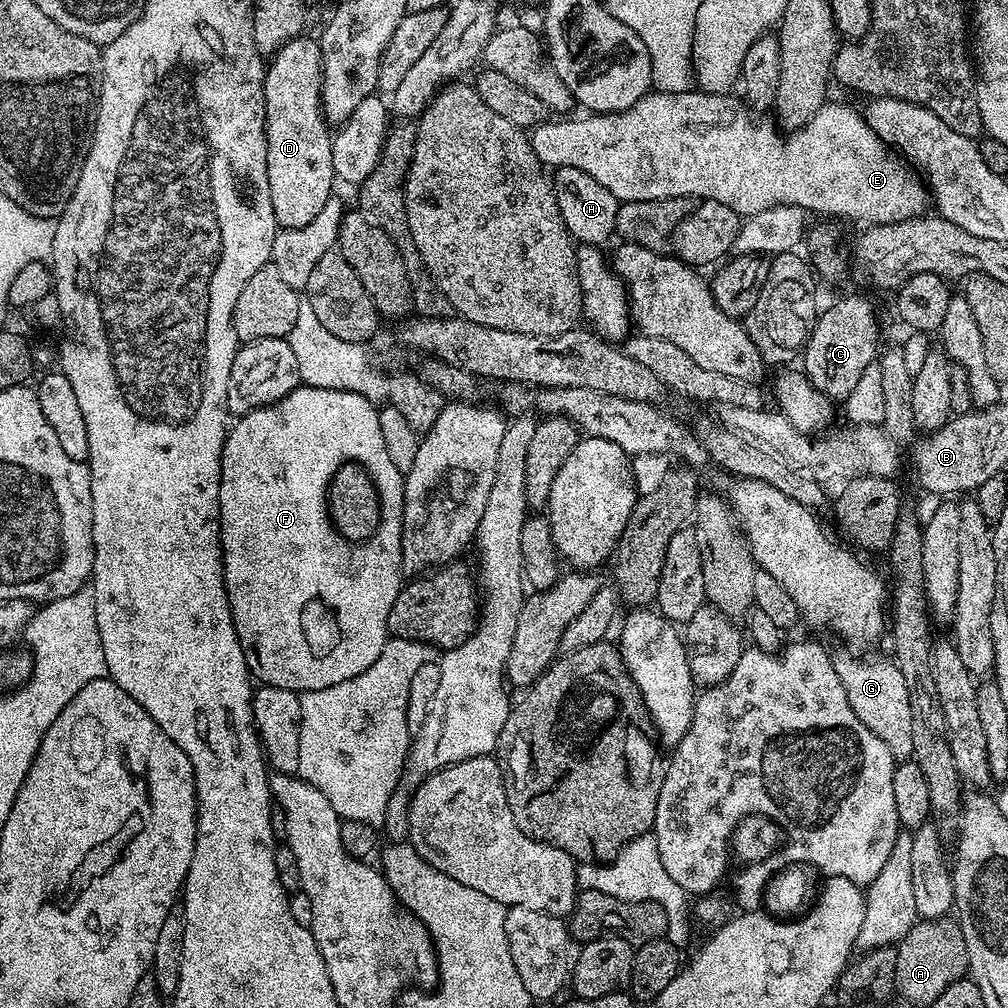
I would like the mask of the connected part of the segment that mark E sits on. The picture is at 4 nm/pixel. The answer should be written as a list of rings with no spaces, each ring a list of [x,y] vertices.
[[[652,90],[649,91],[648,95],[642,97],[638,102],[634,102],[634,106],[630,106],[630,110],[626,110],[625,112],[610,112],[607,114],[584,114],[581,115],[581,120],[568,120],[572,118],[560,118],[557,124],[551,124],[551,122],[545,122],[542,124],[537,124],[535,128],[531,129],[530,132],[530,139],[532,145],[534,146],[534,154],[538,154],[538,158],[540,159],[541,164],[547,166],[549,169],[555,170],[558,168],[573,168],[574,170],[582,170],[582,174],[590,174],[590,178],[594,178],[594,182],[599,182],[601,186],[606,186],[606,190],[610,190],[610,194],[614,194],[614,198],[618,198],[621,202],[625,200],[629,200],[630,202],[642,202],[643,200],[673,200],[674,198],[678,198],[679,196],[690,196],[695,198],[697,201],[701,200],[713,200],[714,202],[722,202],[722,206],[730,206],[730,210],[734,210],[737,212],[740,217],[747,218],[754,214],[758,214],[759,211],[766,210],[767,208],[772,208],[777,204],[793,204],[796,207],[804,208],[804,211],[808,214],[813,214],[813,212],[817,212],[820,215],[820,218],[836,218],[832,216],[845,216],[848,220],[861,220],[861,225],[864,226],[871,226],[874,224],[897,224],[898,222],[902,222],[903,220],[910,220],[913,219],[921,213],[925,211],[924,207],[929,207],[930,204],[930,193],[926,187],[925,181],[921,179],[919,175],[903,159],[897,158],[889,149],[886,147],[883,140],[881,140],[879,134],[876,133],[875,128],[872,127],[871,123],[863,115],[860,116],[858,113],[855,112],[854,109],[851,108],[848,104],[832,104],[833,102],[826,102],[823,106],[818,109],[817,112],[813,114],[810,119],[802,125],[801,128],[789,131],[787,133],[788,136],[783,140],[782,137],[779,136],[781,133],[778,131],[777,125],[773,123],[771,119],[762,120],[766,118],[760,118],[760,121],[751,120],[748,117],[750,115],[749,109],[746,107],[745,101],[743,99],[737,98],[735,100],[735,95],[732,94],[721,94],[718,92],[702,92],[699,90],[689,90],[686,92],[662,92],[659,90]]]

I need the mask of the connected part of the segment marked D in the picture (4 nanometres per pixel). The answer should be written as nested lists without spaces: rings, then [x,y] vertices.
[[[308,34],[287,40],[272,54],[264,69],[264,129],[266,130],[266,178],[270,178],[270,202],[274,202],[274,218],[280,228],[310,226],[322,206],[334,194],[334,158],[328,122],[320,105],[322,88],[322,54],[319,43]]]

